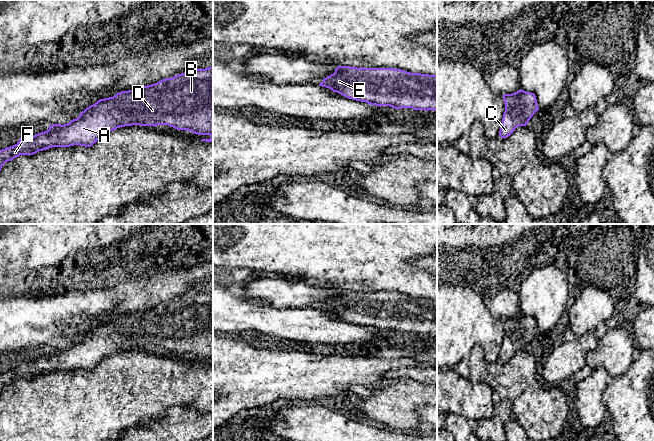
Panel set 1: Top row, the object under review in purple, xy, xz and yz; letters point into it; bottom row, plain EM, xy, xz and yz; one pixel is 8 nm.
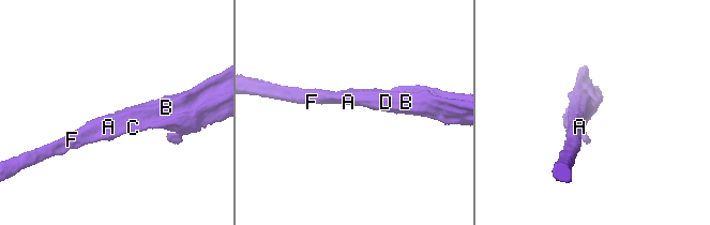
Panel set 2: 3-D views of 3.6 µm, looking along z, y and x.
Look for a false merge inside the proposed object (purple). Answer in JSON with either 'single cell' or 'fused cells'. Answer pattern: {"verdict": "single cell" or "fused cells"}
{"verdict": "single cell"}

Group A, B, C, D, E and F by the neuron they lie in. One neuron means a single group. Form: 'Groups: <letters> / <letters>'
Groups: A B C D E F

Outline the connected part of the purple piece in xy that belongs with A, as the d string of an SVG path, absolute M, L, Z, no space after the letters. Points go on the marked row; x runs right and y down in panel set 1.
M213 66L205 69L189 69L172 78L100 99L67 124L49 125L47 131L20 138L15 145L0 150L0 171L6 162L20 155L33 155L52 147L74 145L91 147L106 133L132 125L155 127L168 125L177 130L210 135L210 139L201 141L213 142Z

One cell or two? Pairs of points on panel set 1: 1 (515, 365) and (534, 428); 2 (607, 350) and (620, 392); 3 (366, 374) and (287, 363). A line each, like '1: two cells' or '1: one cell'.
1: one cell
2: two cells
3: two cells

